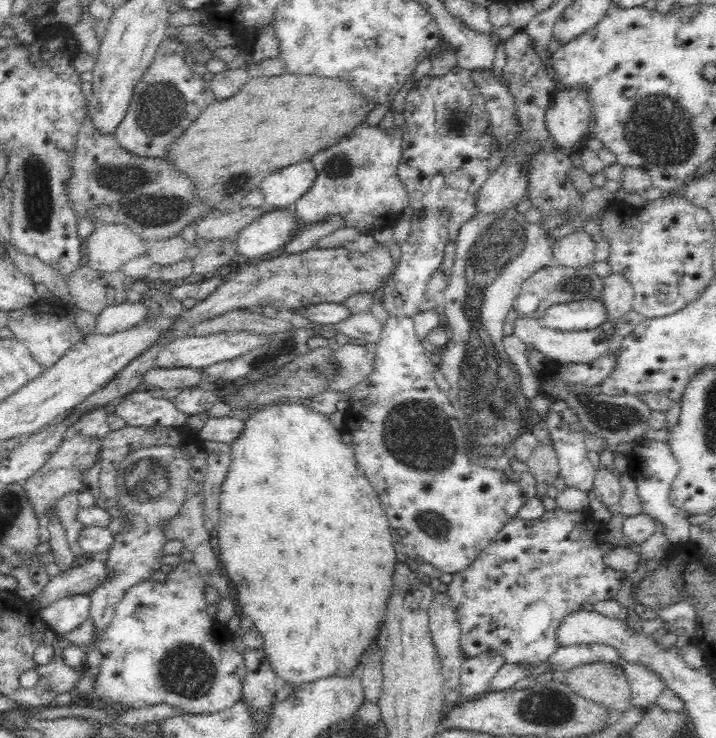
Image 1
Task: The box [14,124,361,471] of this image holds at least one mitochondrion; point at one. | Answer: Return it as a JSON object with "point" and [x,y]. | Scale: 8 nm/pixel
{"point":[136,192]}

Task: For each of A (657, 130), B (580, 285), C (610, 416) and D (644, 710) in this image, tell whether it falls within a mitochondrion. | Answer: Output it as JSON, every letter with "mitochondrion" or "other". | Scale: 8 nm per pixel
{"A":"mitochondrion","B":"mitochondrion","C":"mitochondrion","D":"other"}

